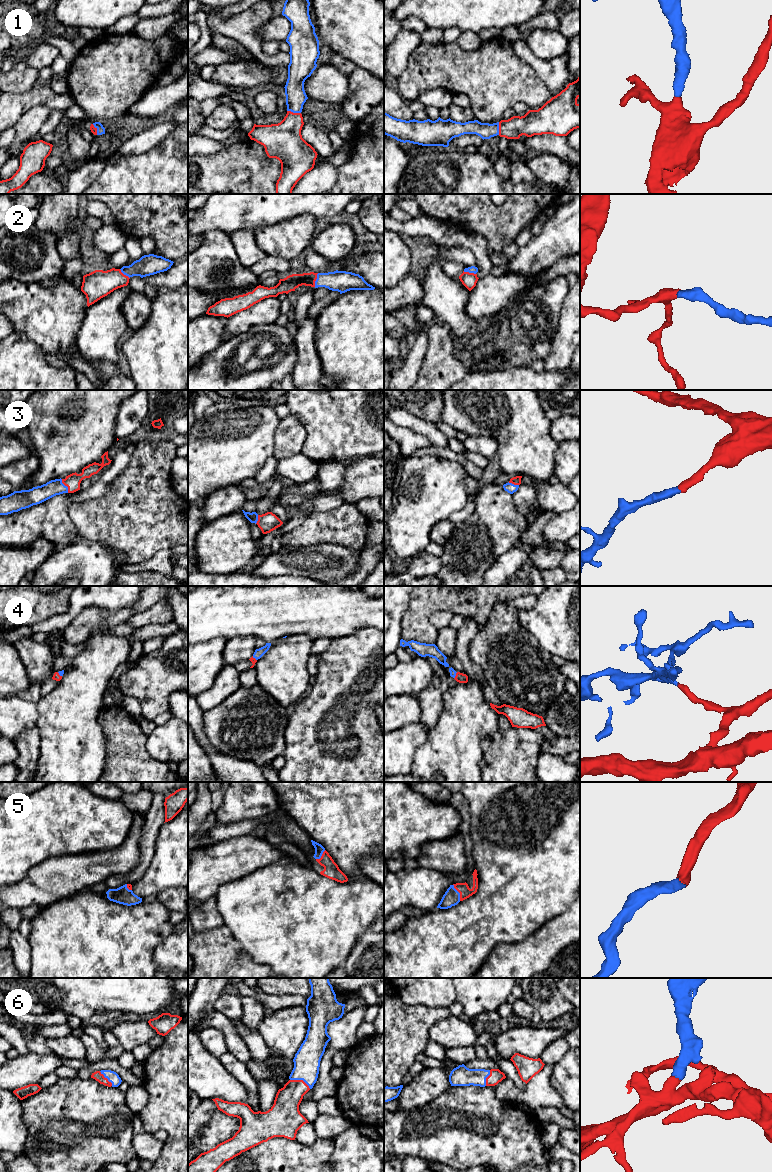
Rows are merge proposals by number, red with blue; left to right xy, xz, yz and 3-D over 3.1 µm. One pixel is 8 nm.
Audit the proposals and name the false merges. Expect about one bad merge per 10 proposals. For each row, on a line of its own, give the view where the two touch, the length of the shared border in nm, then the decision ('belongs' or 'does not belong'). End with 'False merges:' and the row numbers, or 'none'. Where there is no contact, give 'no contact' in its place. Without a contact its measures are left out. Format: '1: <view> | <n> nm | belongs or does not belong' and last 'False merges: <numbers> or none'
1: xz | 110 nm | belongs
2: xz | 120 nm | belongs
3: xy | 130 nm | belongs
4: yz | 60 nm | belongs
5: yz | 150 nm | belongs
6: xz | 180 nm | belongs
False merges: none

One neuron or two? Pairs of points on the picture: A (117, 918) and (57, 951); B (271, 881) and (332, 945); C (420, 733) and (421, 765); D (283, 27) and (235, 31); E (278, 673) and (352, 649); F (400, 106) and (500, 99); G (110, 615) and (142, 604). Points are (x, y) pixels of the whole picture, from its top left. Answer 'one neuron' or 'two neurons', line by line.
A: one neuron
B: one neuron
C: two neurons
D: two neurons
E: two neurons
F: two neurons
G: one neuron

